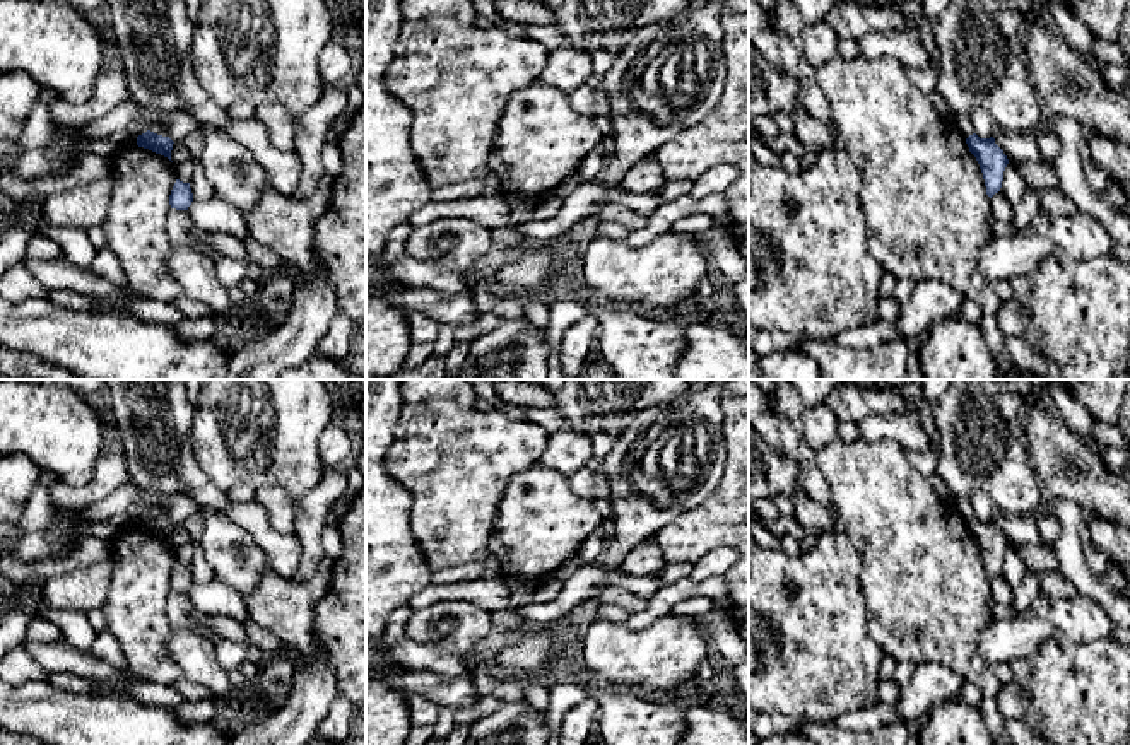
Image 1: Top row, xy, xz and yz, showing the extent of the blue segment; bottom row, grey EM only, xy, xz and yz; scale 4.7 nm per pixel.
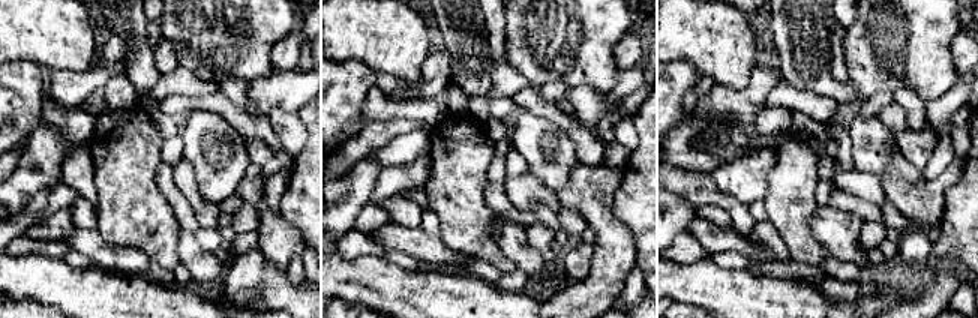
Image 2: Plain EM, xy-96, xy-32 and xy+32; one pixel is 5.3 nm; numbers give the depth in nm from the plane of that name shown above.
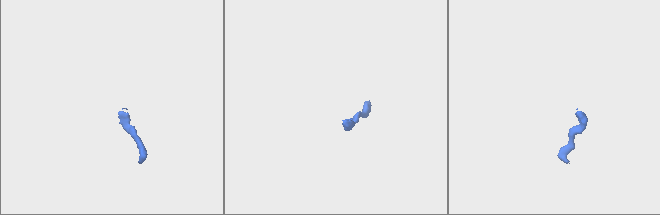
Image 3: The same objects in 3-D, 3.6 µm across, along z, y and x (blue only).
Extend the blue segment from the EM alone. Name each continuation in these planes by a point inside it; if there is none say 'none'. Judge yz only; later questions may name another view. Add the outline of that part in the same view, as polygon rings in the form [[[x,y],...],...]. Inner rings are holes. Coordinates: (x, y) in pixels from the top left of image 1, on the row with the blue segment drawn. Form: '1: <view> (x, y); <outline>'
1: yz (959, 120); [[[954,113],[950,123],[962,133],[964,138],[974,133],[974,128],[966,113]]]

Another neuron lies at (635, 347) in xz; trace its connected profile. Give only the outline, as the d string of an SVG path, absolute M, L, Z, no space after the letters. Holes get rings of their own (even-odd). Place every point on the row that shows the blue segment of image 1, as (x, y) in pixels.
M629 308L598 318L597 352L621 379L675 379L684 325L638 316Z

